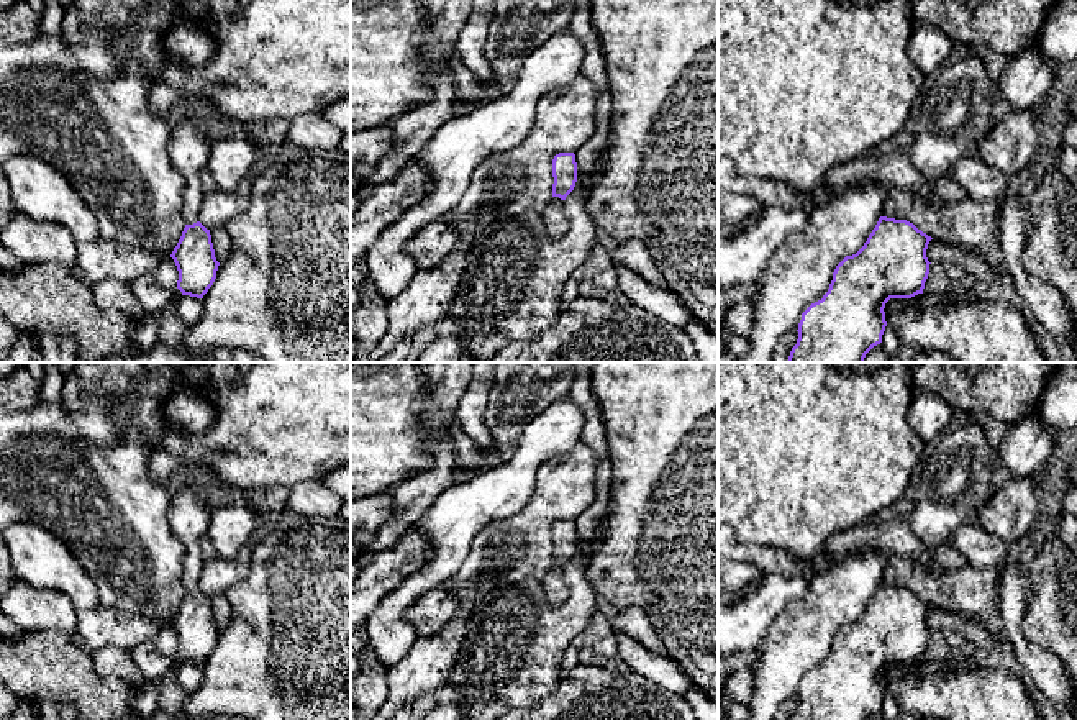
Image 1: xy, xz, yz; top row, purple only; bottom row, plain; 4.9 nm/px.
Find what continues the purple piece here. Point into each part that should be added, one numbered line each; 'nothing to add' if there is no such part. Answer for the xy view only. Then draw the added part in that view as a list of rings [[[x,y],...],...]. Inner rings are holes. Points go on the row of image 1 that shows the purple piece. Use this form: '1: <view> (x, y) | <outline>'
1: xy (189, 150) | [[[185,118],[172,128],[169,156],[184,179],[180,215],[185,225],[193,225],[200,220],[203,203],[200,172],[208,166],[210,151],[211,144],[207,141],[205,128],[198,121]]]

